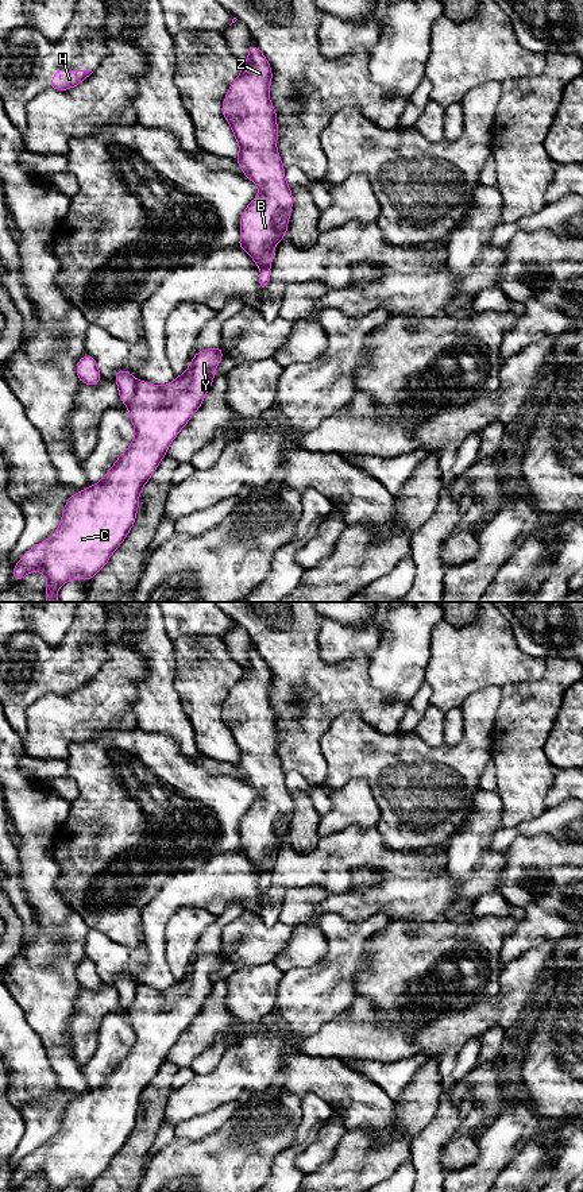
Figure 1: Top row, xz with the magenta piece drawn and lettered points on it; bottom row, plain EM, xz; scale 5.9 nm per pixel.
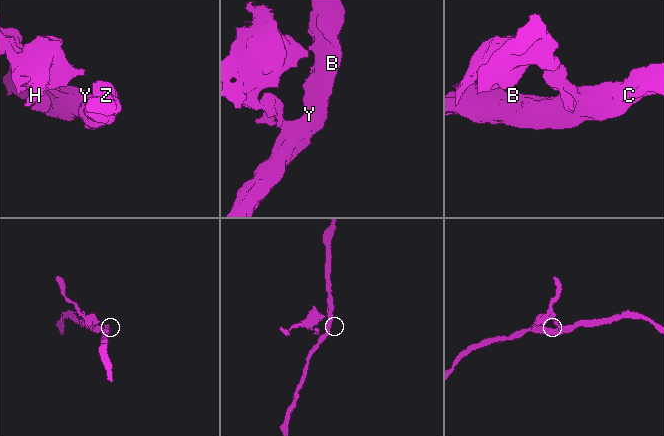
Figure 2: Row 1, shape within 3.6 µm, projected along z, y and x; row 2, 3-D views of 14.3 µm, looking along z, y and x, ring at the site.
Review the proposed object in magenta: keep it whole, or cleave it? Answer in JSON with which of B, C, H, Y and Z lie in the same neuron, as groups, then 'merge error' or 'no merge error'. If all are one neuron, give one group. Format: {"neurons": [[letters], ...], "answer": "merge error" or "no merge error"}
{"neurons": [["B", "C", "Y", "Z"], ["H"]], "answer": "merge error"}

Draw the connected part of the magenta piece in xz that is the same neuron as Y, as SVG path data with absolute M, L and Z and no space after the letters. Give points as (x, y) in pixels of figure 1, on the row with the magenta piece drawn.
M220 346L198 351L186 371L163 386L136 381L135 396L127 405L135 428L134 440L100 482L77 491L66 501L59 526L47 540L40 541L22 556L13 567L12 580L22 580L27 574L40 571L47 582L46 602L58 602L57 591L63 583L76 578L92 580L107 566L135 524L143 486L166 458L171 441L200 409L223 355Z

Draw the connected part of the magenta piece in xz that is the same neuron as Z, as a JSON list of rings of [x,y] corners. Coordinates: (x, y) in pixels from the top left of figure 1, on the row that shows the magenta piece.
[[[251,45],[240,76],[231,82],[221,107],[240,147],[235,161],[243,169],[243,177],[259,188],[240,216],[240,242],[236,247],[247,251],[260,269],[262,288],[270,279],[273,251],[286,236],[294,202],[277,150],[277,111],[269,94],[271,82],[267,58],[256,45]]]

